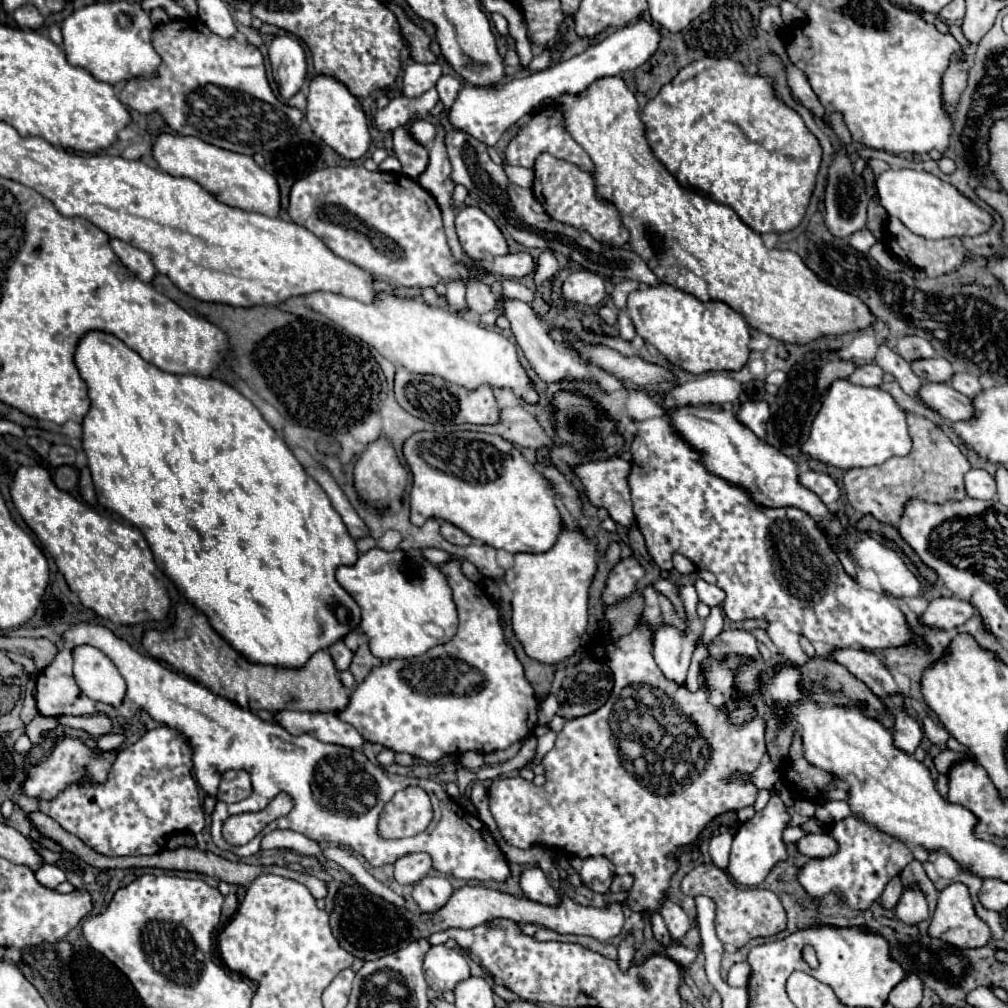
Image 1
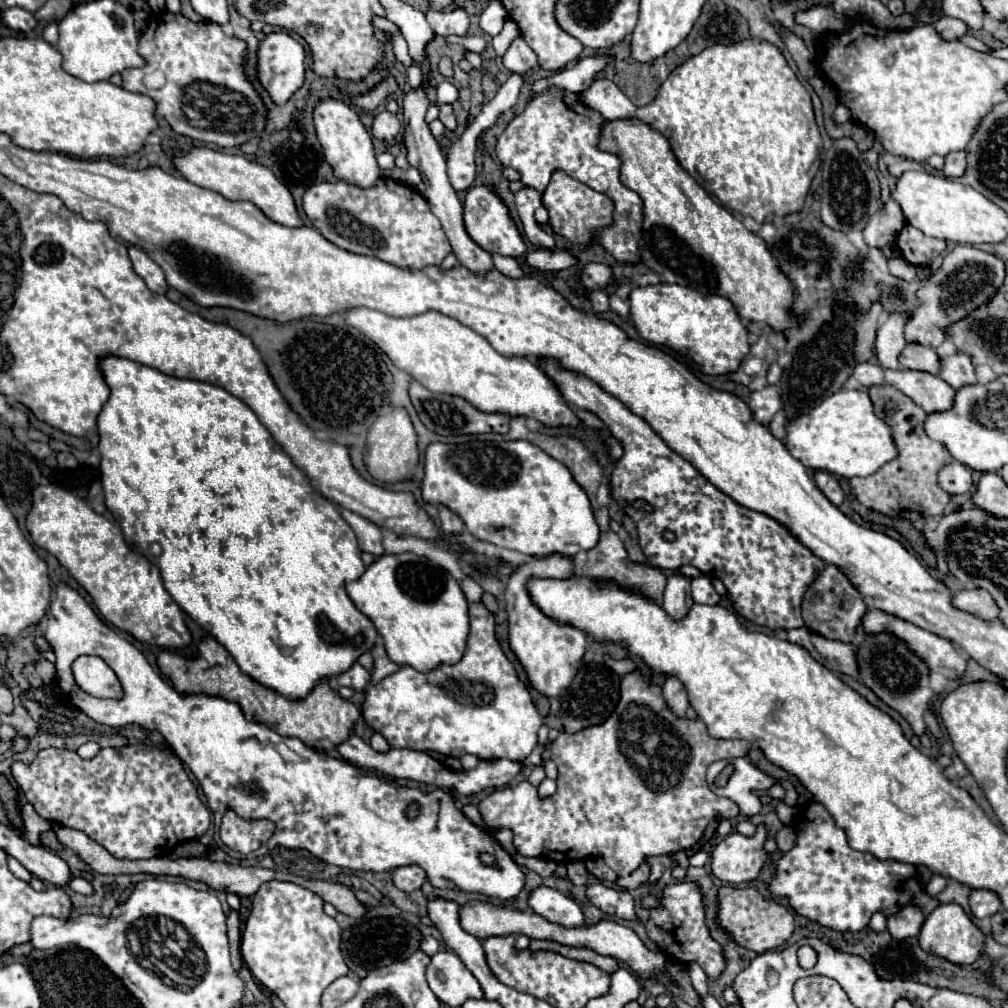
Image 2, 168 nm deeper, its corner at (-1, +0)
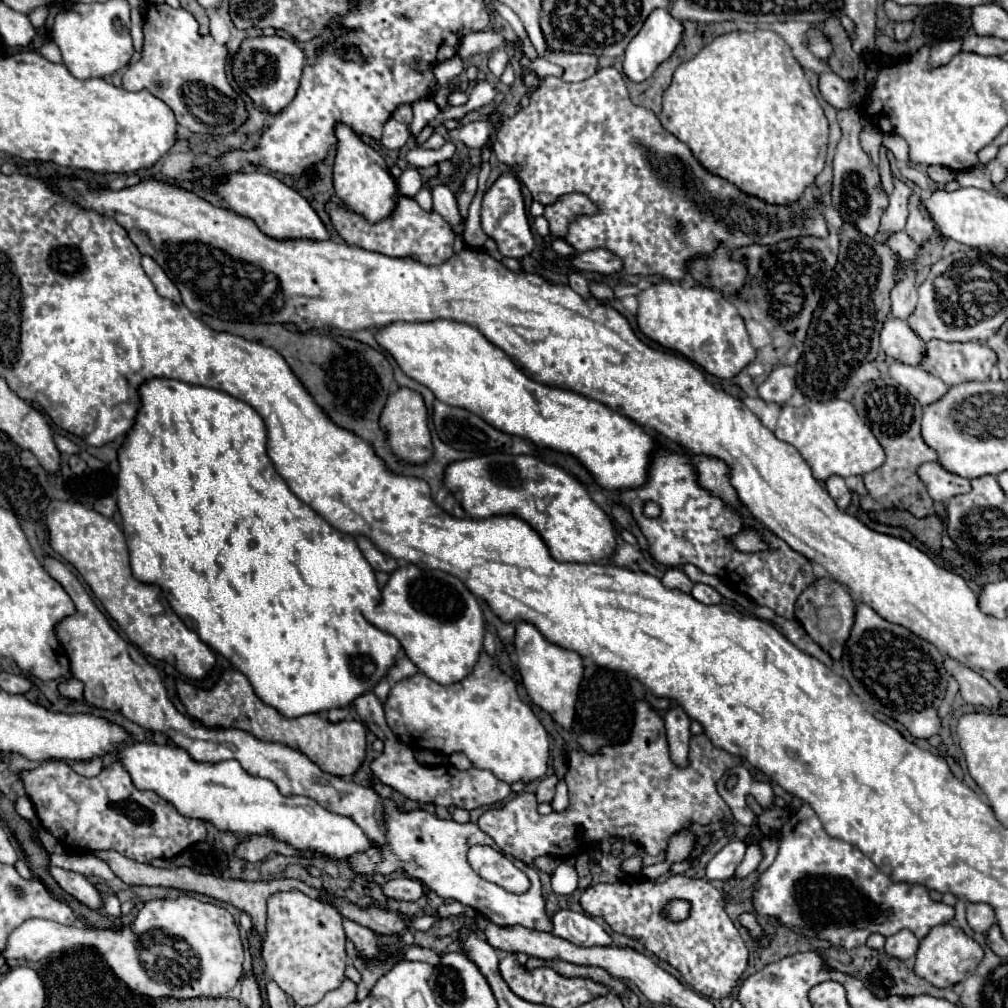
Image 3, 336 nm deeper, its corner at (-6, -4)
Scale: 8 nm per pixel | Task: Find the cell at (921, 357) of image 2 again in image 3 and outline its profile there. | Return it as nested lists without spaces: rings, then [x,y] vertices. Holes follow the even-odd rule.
[[[887,319],[881,331],[881,349],[895,361],[907,365],[919,365],[927,355],[927,345],[917,337],[905,321]]]

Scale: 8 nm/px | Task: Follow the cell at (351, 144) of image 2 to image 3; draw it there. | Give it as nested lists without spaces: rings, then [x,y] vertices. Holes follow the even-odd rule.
[[[337,123],[335,127],[337,137],[337,153],[335,153],[335,165],[333,165],[333,179],[335,179],[335,193],[351,205],[357,213],[363,213],[369,221],[381,221],[391,213],[395,207],[397,183],[391,177],[385,159],[367,143],[361,141],[361,137],[345,123]]]

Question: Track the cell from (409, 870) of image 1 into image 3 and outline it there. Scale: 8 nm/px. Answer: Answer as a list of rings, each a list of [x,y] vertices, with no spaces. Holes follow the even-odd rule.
[[[399,877],[399,879],[391,879],[385,887],[383,887],[383,893],[387,897],[393,897],[393,899],[401,899],[401,901],[417,901],[425,889],[423,889],[423,883],[417,881],[417,879],[409,879],[409,877]]]

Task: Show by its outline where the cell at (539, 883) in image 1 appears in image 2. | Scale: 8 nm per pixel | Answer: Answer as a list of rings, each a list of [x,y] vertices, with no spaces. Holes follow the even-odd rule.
[[[538,887],[530,893],[528,903],[538,915],[542,915],[544,919],[548,919],[552,923],[558,923],[562,927],[574,929],[574,927],[584,927],[586,925],[580,907],[556,889]]]

